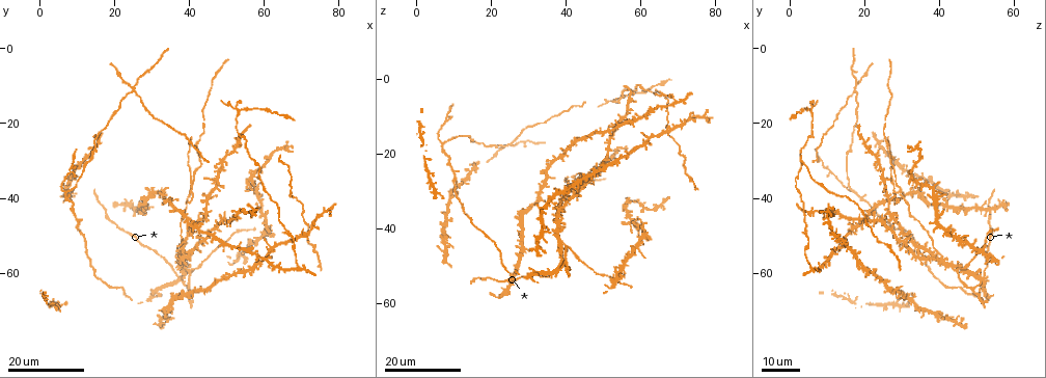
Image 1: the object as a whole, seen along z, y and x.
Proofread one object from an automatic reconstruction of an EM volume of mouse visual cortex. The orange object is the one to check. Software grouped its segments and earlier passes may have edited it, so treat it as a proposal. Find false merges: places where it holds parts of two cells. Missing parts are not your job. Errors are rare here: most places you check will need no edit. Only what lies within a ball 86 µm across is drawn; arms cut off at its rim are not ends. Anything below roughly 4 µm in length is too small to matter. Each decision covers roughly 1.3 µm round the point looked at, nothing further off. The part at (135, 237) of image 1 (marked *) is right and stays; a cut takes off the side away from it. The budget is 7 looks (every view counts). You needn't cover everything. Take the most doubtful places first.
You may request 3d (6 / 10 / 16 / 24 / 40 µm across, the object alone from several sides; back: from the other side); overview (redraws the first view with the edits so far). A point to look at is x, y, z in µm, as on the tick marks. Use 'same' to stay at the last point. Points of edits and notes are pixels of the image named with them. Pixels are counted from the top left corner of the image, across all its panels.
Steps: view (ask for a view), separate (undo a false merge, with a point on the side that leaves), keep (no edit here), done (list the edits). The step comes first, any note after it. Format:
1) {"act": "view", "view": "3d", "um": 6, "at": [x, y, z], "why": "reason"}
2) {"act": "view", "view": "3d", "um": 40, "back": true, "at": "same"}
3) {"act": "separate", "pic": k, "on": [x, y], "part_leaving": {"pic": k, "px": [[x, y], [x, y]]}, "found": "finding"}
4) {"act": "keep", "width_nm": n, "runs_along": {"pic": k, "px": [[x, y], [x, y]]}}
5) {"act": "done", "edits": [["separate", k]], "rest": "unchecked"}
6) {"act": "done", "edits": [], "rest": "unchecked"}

{"act": "view", "view": "3d", "um": 16, "at": [24.5, 10.5, 17.5], "why": "four arms meet"}

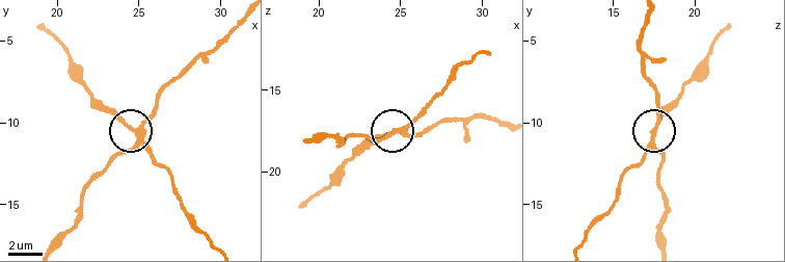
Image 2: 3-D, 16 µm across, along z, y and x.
{"act": "view", "view": "3d", "um": 10, "at": [25.1, 10.9, 17.4]}

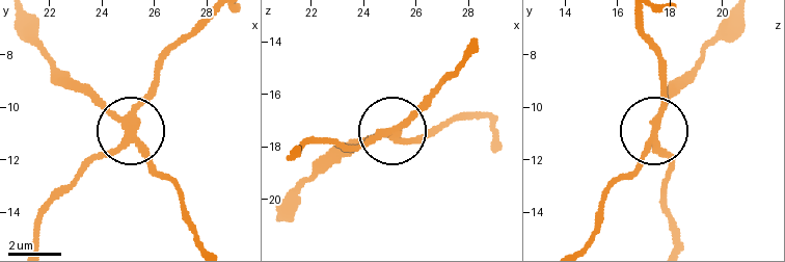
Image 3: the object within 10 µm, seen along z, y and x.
{"act": "separate", "pic": 3, "on": [99, 105], "arms": 4, "part_leaving": {"pic": 3, "px": [[127, 129], [133, 147], [183, 201], [196, 240]]}, "found": "two cells meet here"}

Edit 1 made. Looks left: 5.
{"act": "view", "view": "3d", "um": 16, "at": [69.5, 58.5, 6.0]}

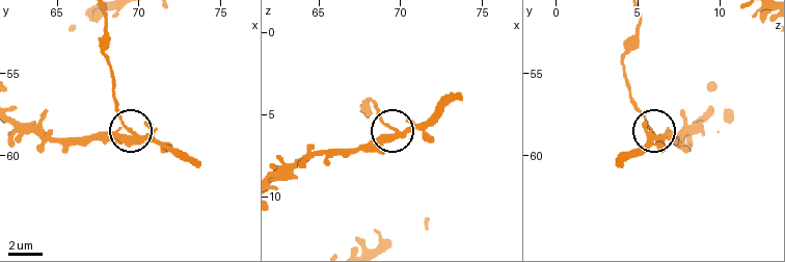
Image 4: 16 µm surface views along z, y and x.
{"act": "view", "view": "3d", "um": 10, "at": [69.5, 58.6, 5.9]}

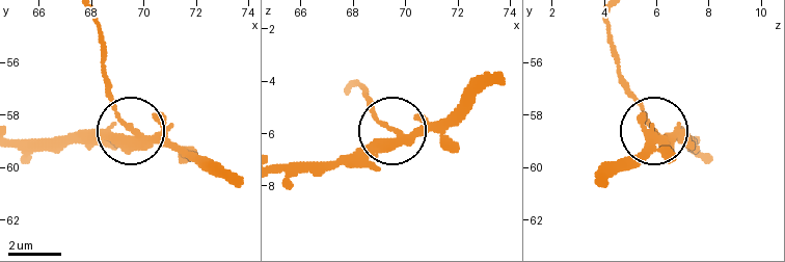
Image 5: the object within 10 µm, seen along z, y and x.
{"act": "view", "view": "3d", "um": 6, "at": [69.5, 58.5, 5.9]}

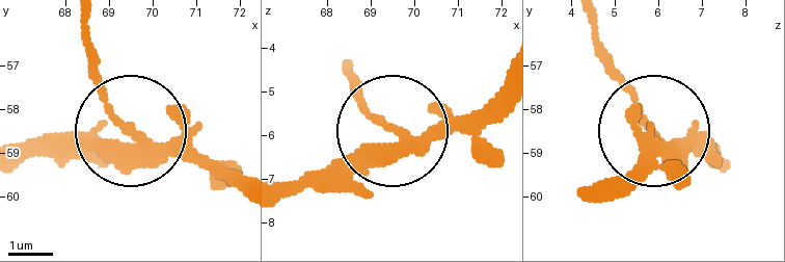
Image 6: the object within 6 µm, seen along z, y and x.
{"act": "separate", "pic": 6, "on": [100, 77], "arms": 3, "part_leaving": {"pic": 6, "px": [[127, 121], [105, 92], [86, 24]]}, "found": "two cells meet here"}

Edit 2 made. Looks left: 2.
{"act": "done", "edits": [["separate", 3], ["separate", 6]], "rest": "unchecked"}

